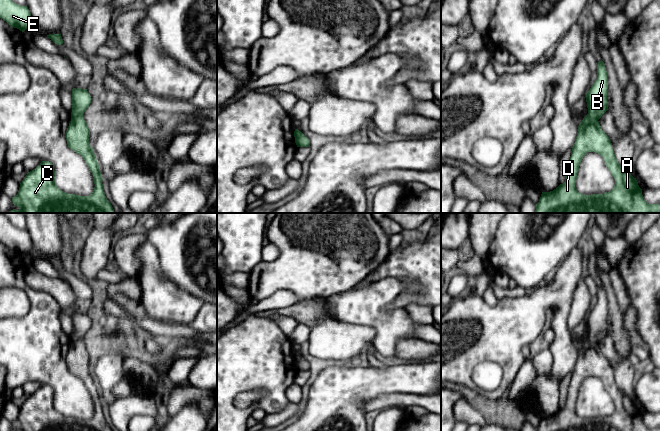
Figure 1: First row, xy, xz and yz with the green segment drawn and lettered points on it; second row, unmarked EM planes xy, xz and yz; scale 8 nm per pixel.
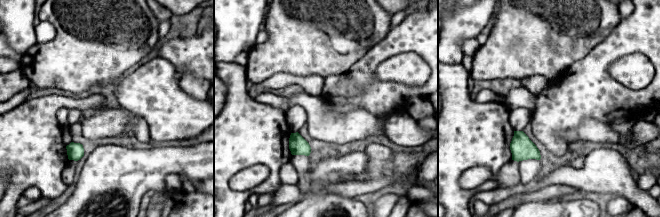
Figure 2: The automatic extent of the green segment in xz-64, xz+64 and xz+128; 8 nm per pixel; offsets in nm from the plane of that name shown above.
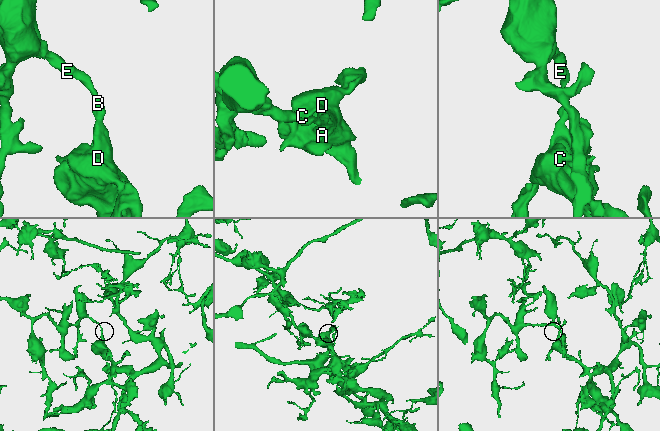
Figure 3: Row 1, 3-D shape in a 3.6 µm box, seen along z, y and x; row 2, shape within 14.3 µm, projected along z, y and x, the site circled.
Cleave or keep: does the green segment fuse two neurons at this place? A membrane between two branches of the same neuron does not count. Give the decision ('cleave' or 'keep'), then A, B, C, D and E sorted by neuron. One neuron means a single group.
keep; groups A B C D E

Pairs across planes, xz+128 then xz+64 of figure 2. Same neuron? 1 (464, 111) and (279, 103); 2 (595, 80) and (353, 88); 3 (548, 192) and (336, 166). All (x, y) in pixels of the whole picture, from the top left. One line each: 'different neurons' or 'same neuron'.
1: different neurons
2: different neurons
3: different neurons

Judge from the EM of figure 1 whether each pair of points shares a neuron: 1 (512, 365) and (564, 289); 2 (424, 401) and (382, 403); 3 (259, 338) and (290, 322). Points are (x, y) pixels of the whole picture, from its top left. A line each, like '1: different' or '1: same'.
1: same
2: same
3: different

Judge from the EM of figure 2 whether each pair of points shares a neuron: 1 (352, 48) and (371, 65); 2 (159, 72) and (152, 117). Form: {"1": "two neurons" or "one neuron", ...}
{"1": "two neurons", "2": "one neuron"}

